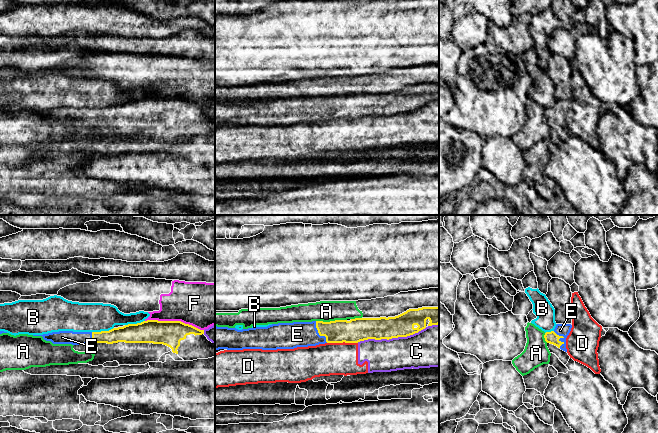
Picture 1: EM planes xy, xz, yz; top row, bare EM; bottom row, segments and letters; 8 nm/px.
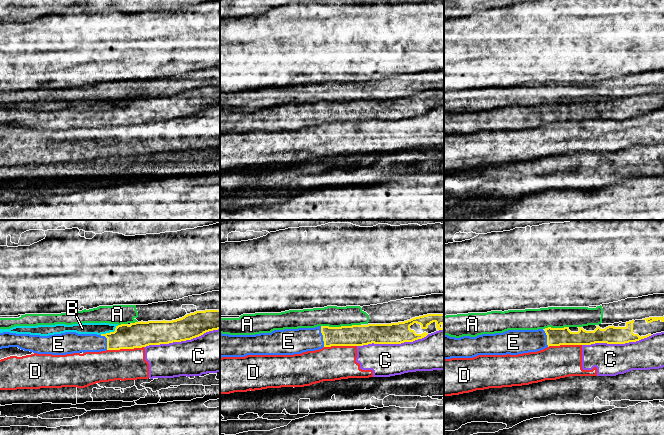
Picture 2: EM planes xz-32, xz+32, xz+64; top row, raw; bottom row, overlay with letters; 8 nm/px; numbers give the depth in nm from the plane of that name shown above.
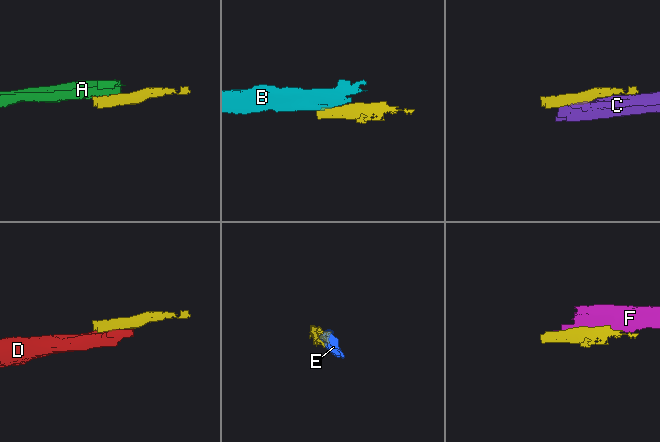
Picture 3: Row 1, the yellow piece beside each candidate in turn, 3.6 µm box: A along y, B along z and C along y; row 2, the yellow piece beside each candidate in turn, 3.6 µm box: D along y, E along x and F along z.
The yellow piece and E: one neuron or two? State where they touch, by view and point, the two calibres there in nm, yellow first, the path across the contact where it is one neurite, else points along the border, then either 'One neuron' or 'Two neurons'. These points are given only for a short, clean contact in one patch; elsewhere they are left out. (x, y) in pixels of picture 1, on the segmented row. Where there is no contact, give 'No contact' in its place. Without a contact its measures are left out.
Touches yellow at yz (559, 338). Thickness 100 nm (yellow) against 100 nm. Path across: yz (551, 337), (559, 338), (563, 330). One neuron

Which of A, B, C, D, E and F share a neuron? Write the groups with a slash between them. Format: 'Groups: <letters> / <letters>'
Groups: A / B / C D / E / F

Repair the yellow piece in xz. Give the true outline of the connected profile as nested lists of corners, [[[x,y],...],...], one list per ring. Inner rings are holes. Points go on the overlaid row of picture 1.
[[[422,307],[388,318],[278,323],[242,330],[215,326],[215,350],[277,350],[325,343],[358,343],[368,339],[389,340],[407,337],[438,324],[439,307]]]

